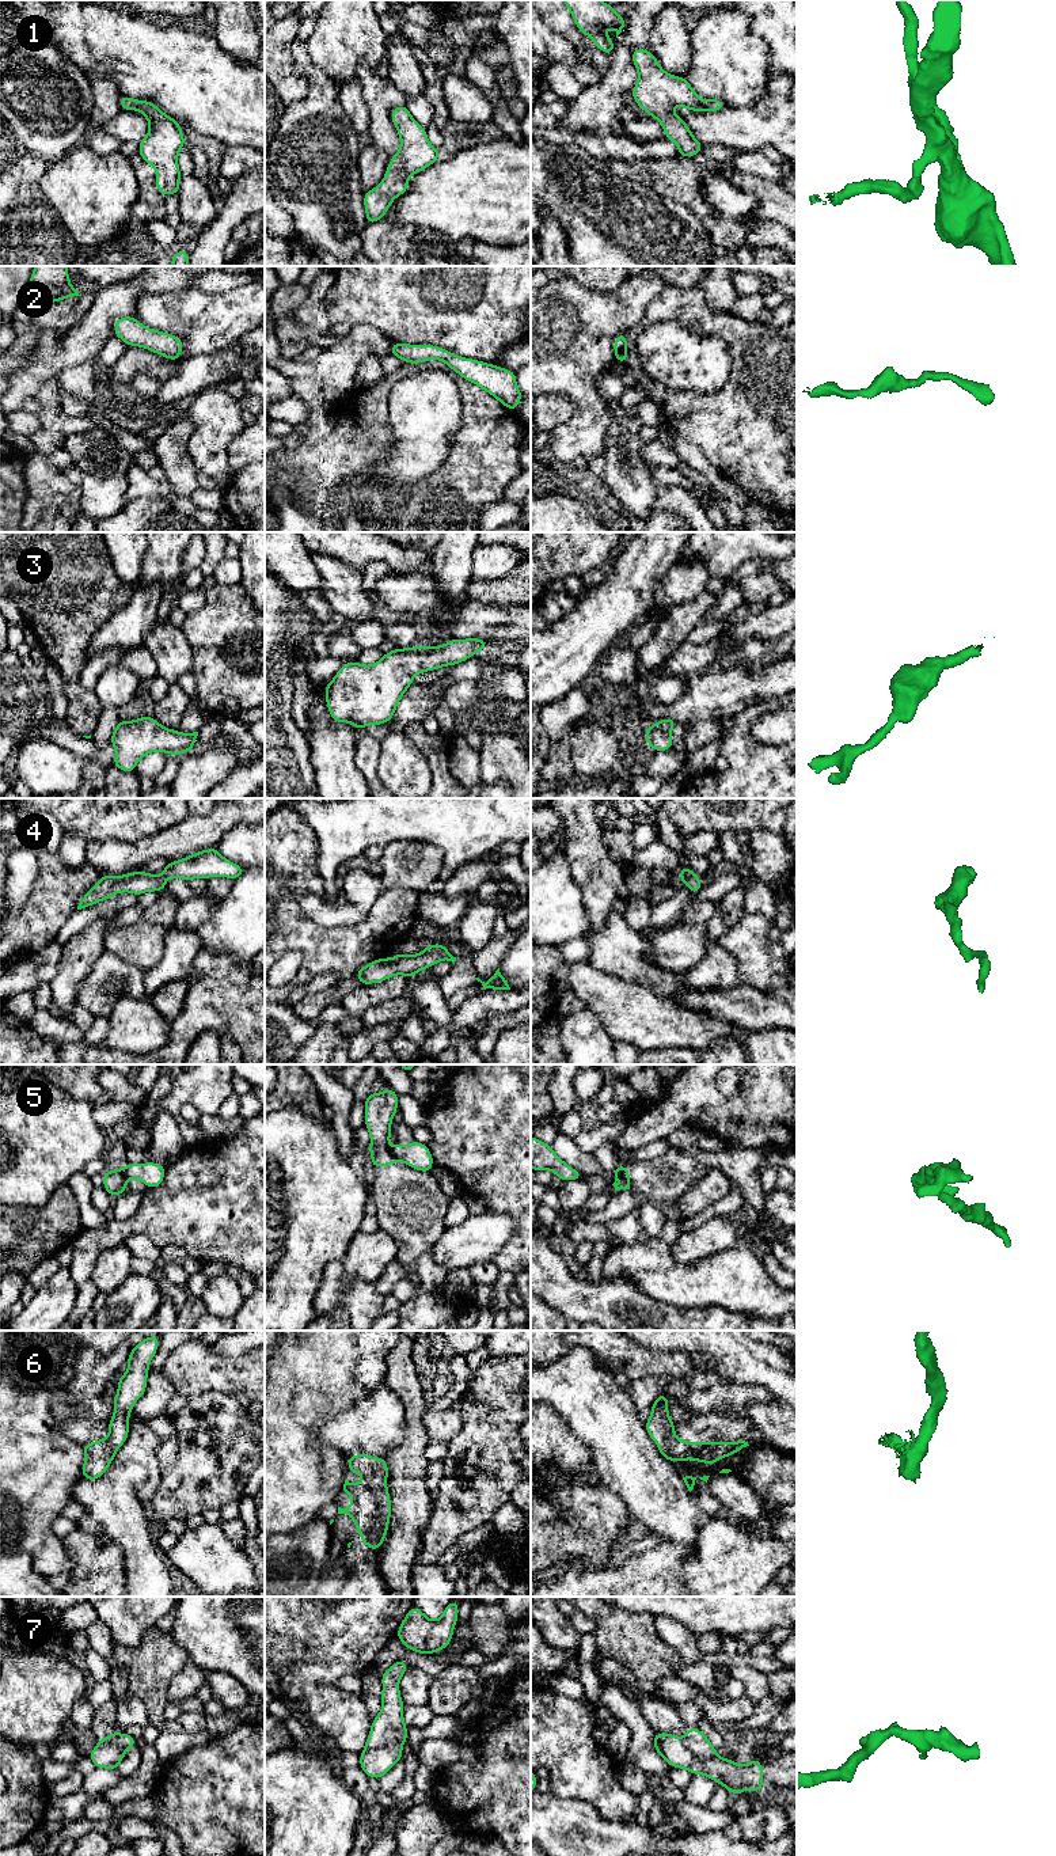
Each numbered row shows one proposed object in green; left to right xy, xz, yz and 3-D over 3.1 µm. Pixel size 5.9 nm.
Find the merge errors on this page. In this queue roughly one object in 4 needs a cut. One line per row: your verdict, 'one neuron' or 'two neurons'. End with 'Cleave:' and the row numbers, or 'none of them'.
1: one neuron
2: one neuron
3: one neuron
4: one neuron
5: two neurons
6: one neuron
7: two neurons
Cleave: 5, 7

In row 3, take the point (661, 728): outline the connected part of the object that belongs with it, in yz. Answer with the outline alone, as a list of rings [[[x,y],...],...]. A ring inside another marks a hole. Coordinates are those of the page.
[[[662,718],[647,728],[645,741],[657,751],[672,749],[672,728],[677,724],[675,718]]]

